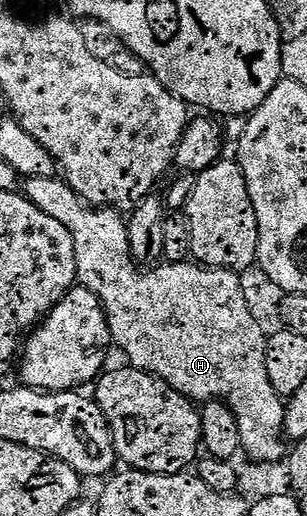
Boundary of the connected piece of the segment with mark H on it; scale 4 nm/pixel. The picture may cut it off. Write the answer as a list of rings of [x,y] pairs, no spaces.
[[[58,176],[26,178],[25,195],[37,208],[45,211],[45,215],[56,217],[73,235],[78,284],[99,297],[114,348],[119,348],[131,360],[128,361],[130,368],[152,373],[191,398],[192,402],[226,401],[239,424],[242,452],[253,461],[282,462],[289,453],[284,432],[285,401],[269,379],[268,337],[262,333],[262,324],[253,317],[253,311],[246,303],[240,274],[234,269],[209,269],[190,260],[175,261],[172,265],[159,263],[144,271],[131,256],[127,221],[122,212],[90,205]]]

